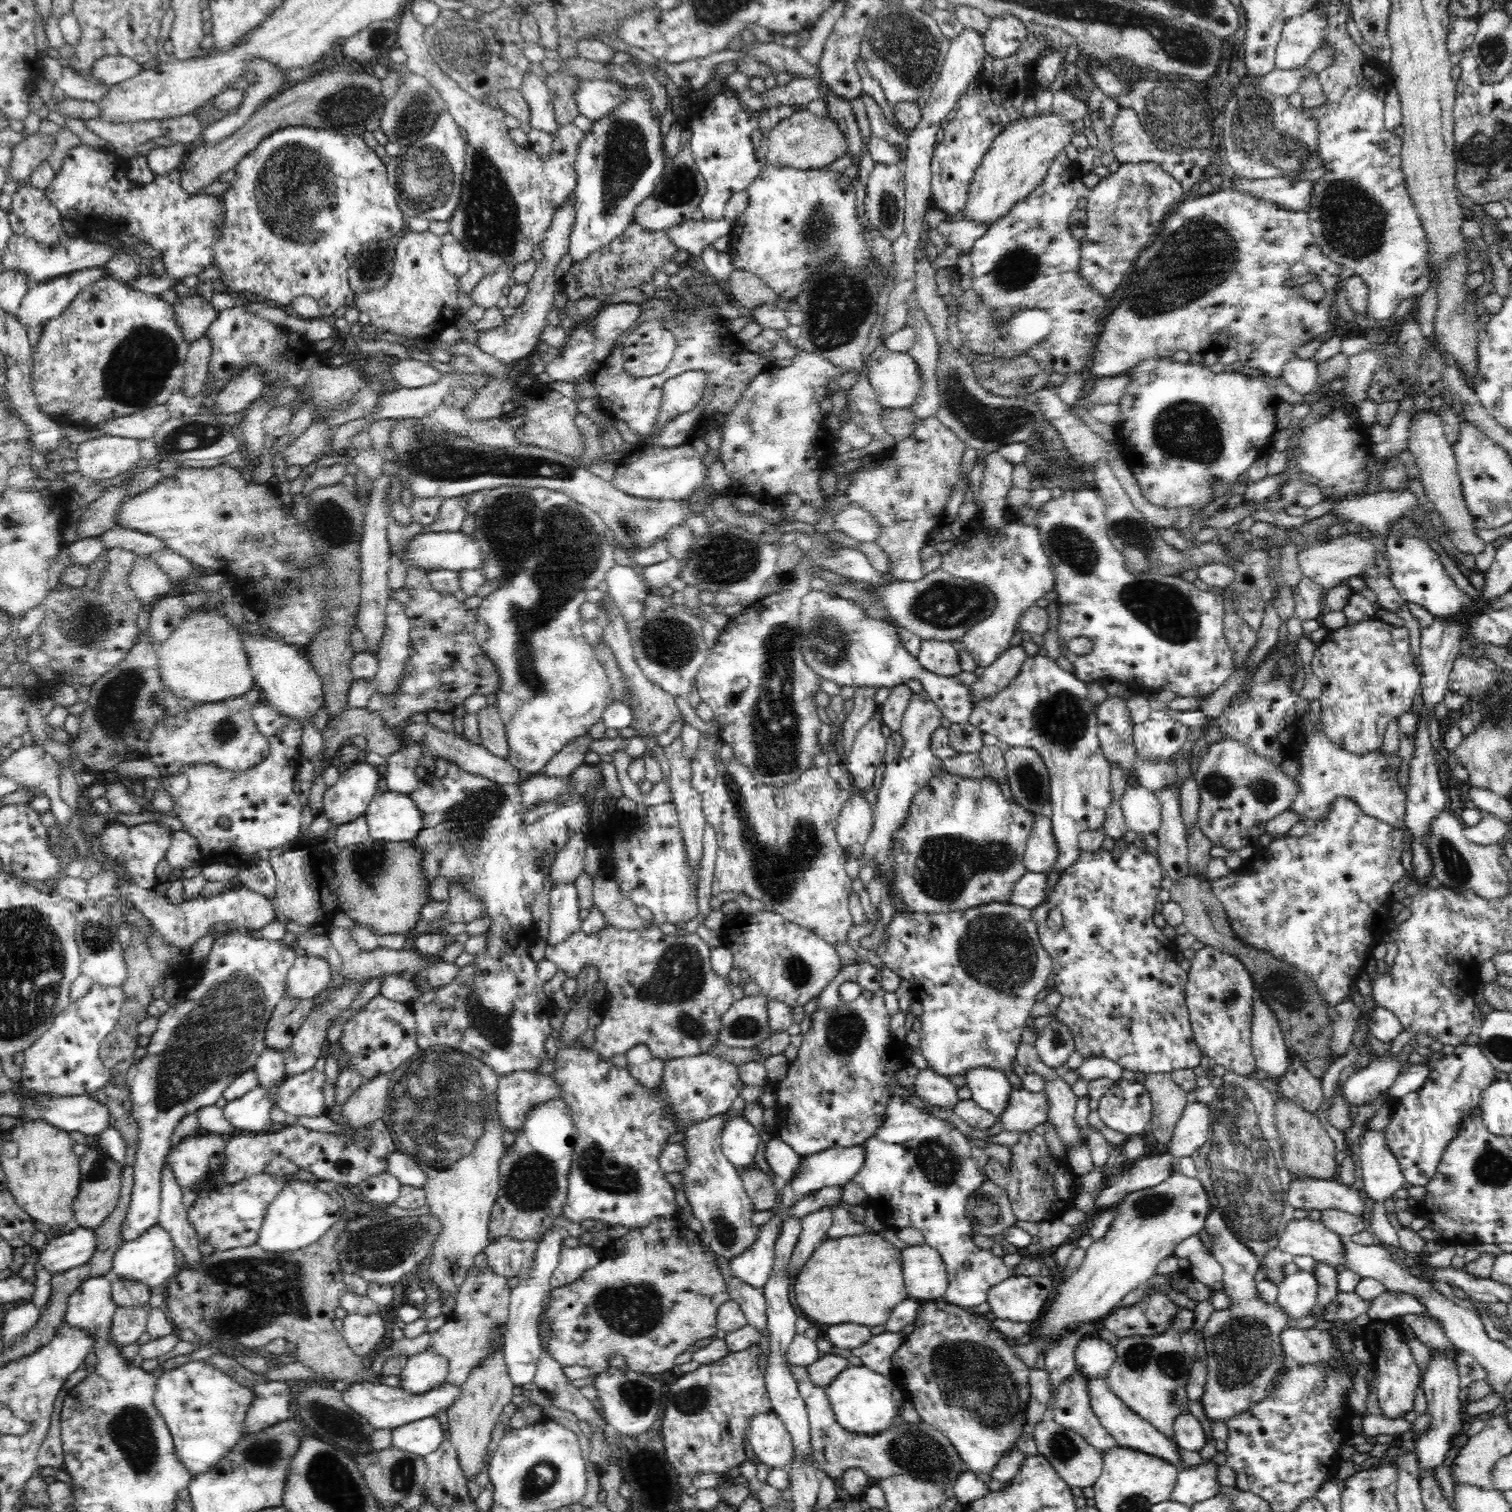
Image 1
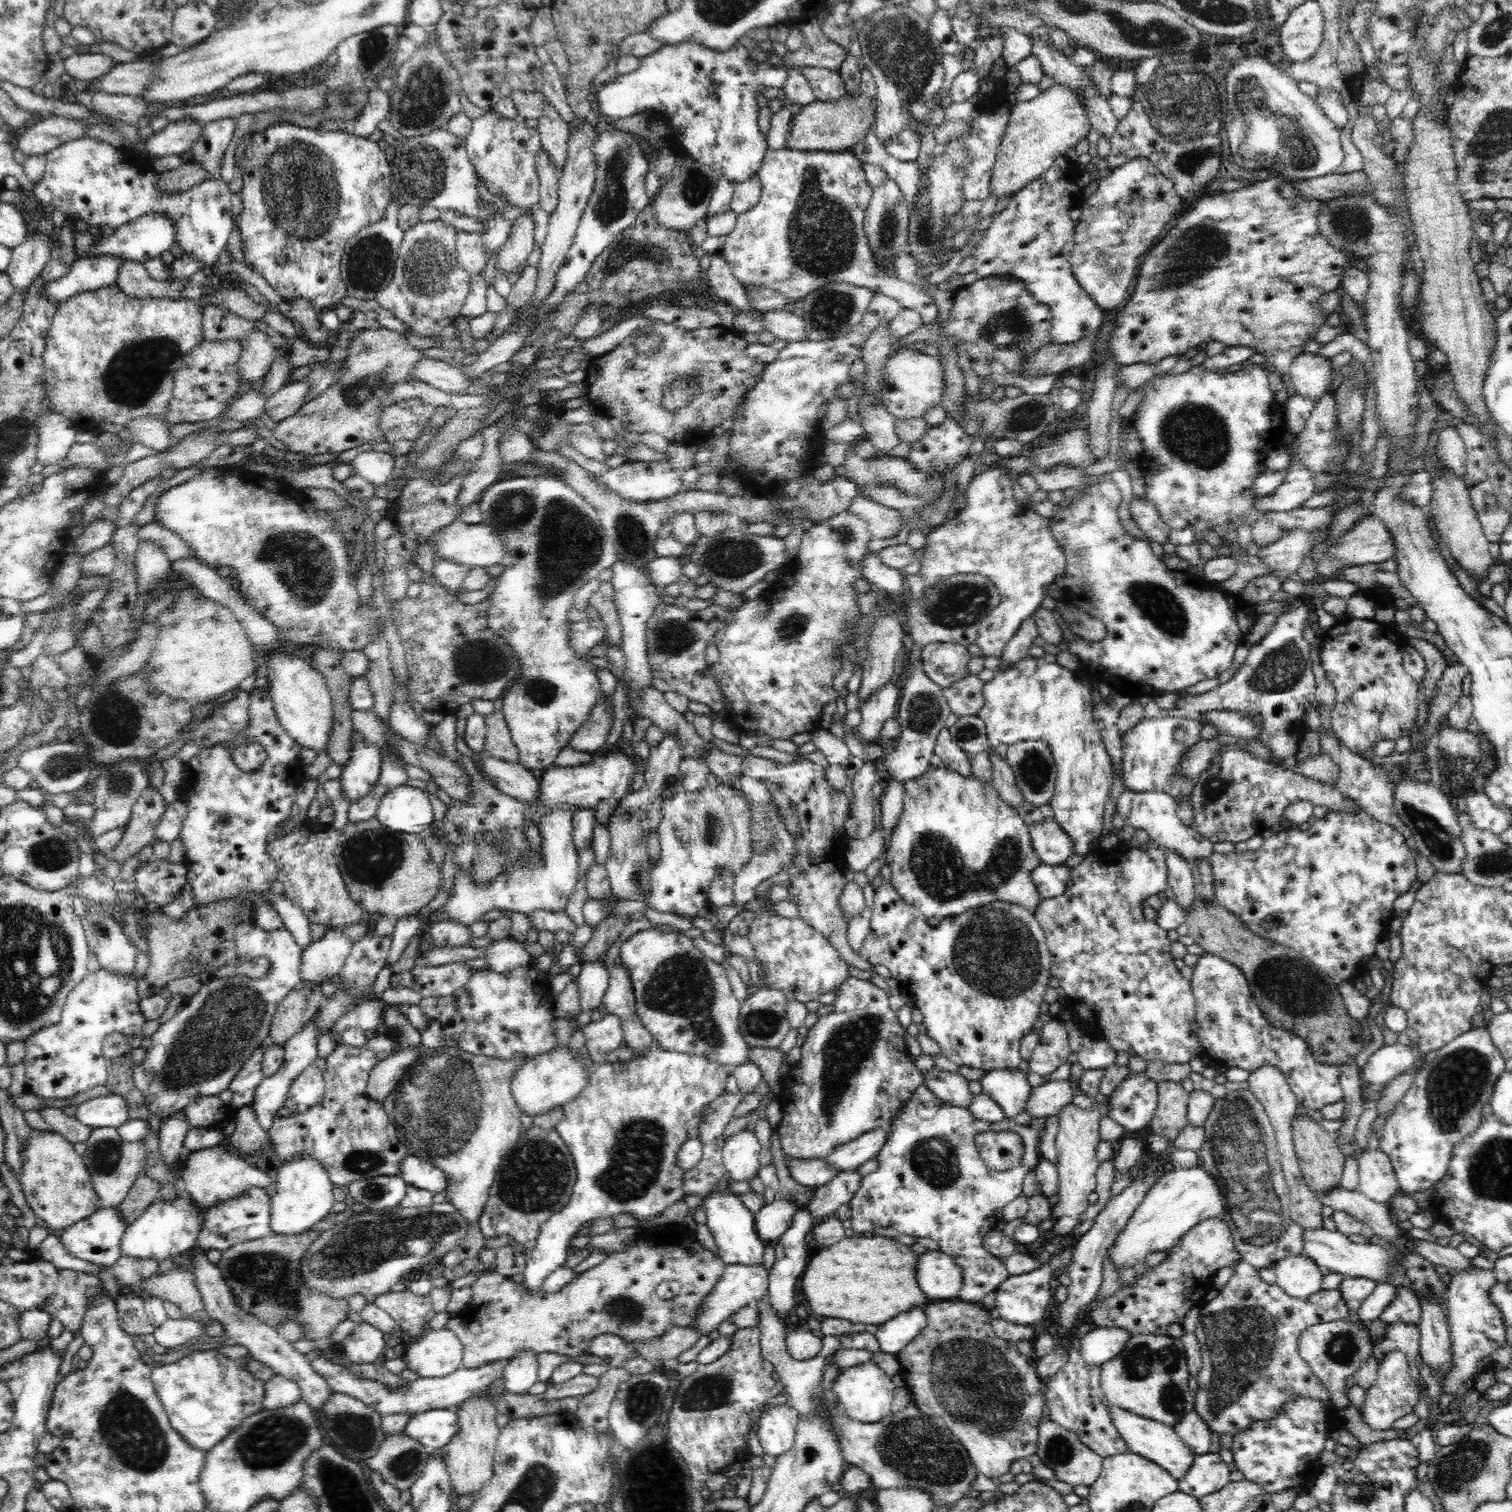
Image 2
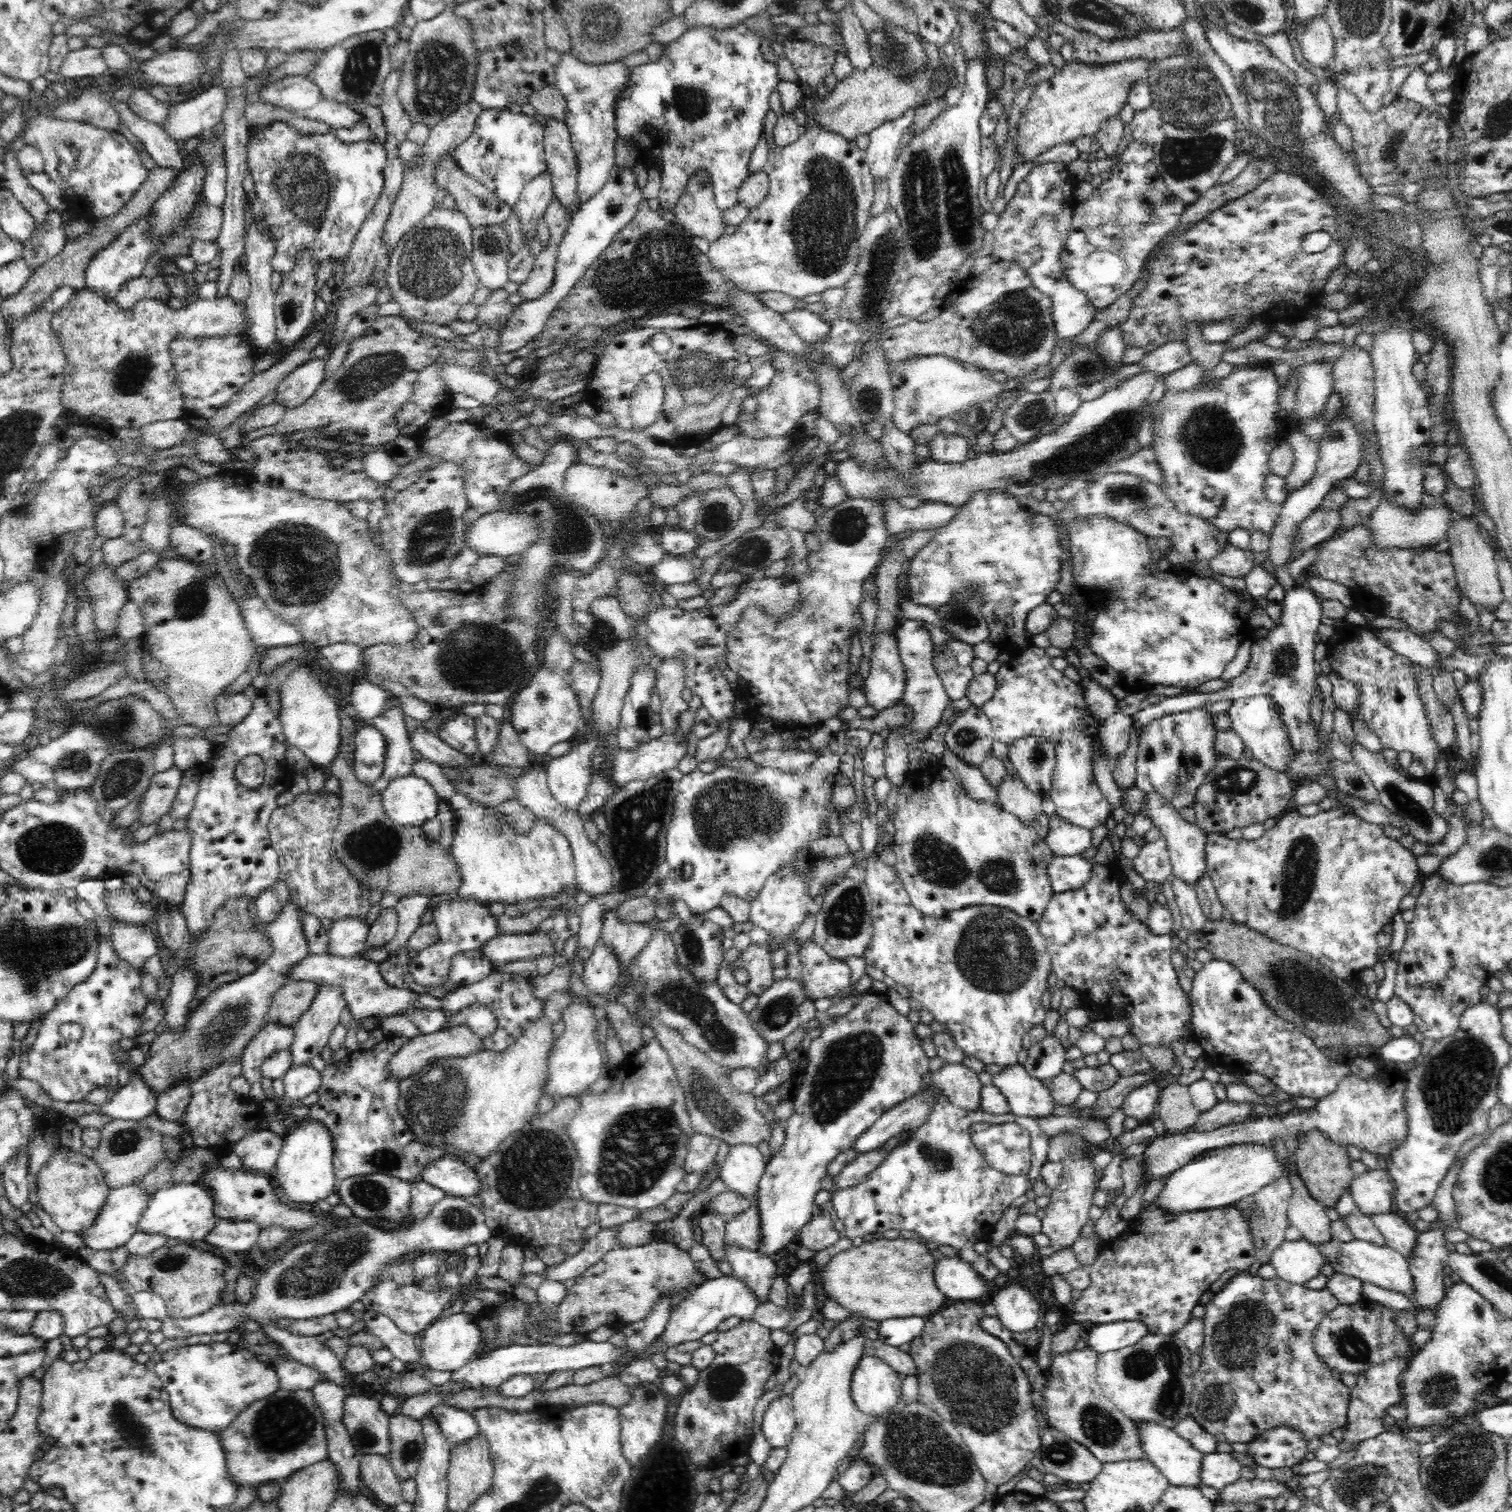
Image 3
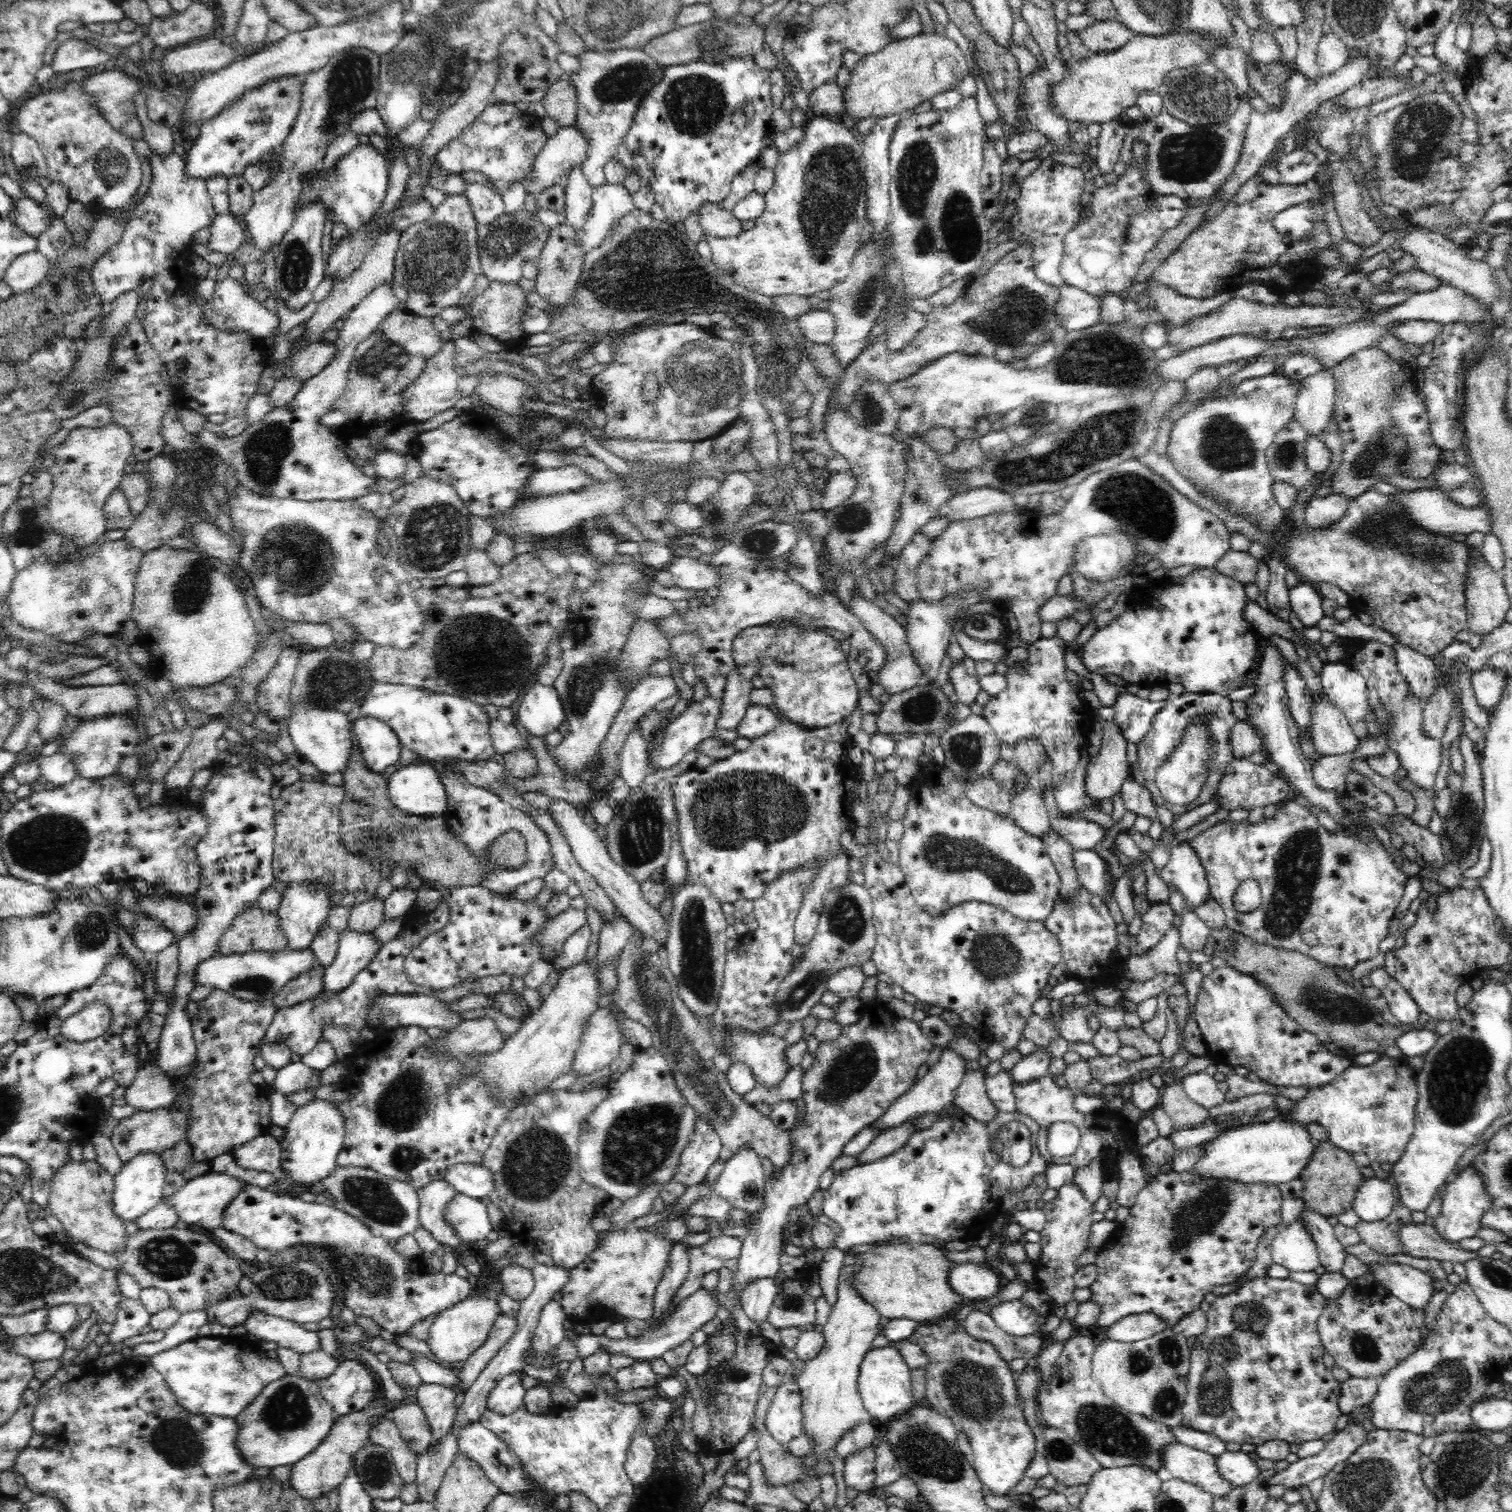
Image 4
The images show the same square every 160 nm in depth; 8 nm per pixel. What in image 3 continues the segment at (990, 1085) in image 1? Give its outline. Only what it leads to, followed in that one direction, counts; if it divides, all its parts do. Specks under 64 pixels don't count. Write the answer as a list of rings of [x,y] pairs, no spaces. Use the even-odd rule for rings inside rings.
[[[1020,1064],[1006,1067],[1000,1074],[993,1076],[993,1084],[1004,1094],[1008,1101],[1009,1112],[1021,1119],[1046,1118],[1058,1108],[1050,1087],[1026,1073]]]

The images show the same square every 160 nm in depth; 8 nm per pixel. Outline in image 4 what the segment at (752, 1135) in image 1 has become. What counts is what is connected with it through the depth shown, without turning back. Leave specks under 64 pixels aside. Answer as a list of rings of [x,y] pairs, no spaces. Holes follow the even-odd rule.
[[[752,1148],[738,1150],[725,1161],[721,1174],[712,1185],[713,1192],[751,1217],[764,1207],[766,1180],[762,1157]]]

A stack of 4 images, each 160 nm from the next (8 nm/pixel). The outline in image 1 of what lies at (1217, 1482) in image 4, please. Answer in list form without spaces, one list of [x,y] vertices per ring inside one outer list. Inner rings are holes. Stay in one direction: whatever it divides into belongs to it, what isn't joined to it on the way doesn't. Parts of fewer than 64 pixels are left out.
[[[1089,1379],[1088,1395],[1090,1395],[1090,1403],[1097,1419],[1100,1420],[1105,1431],[1116,1440],[1118,1447],[1148,1453],[1162,1460],[1166,1460],[1176,1467],[1179,1466],[1181,1458],[1179,1458],[1179,1446],[1175,1444],[1175,1440],[1167,1438],[1162,1432],[1159,1432],[1156,1427],[1150,1424],[1150,1422],[1143,1420],[1140,1416],[1137,1416],[1132,1409],[1124,1405],[1122,1400],[1108,1388],[1105,1379]]]

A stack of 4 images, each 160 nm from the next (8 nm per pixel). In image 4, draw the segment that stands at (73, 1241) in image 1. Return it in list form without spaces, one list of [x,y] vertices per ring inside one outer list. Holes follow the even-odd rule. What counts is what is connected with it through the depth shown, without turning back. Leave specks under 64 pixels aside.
[[[146,1153],[134,1156],[127,1163],[123,1163],[121,1171],[113,1178],[114,1189],[112,1192],[113,1212],[124,1222],[137,1221],[140,1216],[158,1204],[163,1197],[164,1178],[170,1171],[164,1167],[162,1157],[156,1153]]]

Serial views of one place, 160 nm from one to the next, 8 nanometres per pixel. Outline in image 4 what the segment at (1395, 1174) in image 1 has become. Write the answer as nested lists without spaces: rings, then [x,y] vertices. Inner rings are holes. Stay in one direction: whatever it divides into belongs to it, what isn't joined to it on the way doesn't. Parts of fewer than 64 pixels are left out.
[[[1365,1178],[1353,1200],[1359,1220],[1376,1222],[1386,1219],[1394,1210],[1394,1183],[1391,1179]]]

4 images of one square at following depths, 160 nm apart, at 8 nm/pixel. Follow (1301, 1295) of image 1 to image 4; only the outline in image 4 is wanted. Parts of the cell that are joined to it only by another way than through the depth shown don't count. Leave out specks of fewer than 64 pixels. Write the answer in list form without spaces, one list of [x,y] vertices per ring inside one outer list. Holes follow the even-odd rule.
[[[1300,1219],[1293,1220],[1288,1226],[1281,1227],[1271,1242],[1271,1255],[1276,1264],[1282,1265],[1289,1272],[1310,1272],[1319,1265],[1316,1241]]]

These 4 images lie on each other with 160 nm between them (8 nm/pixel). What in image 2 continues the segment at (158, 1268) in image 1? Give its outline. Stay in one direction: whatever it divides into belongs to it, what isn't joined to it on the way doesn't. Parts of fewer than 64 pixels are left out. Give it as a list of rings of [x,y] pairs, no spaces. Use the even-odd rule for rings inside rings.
[[[176,1197],[173,1201],[156,1199],[150,1204],[138,1220],[126,1227],[126,1232],[120,1240],[120,1254],[138,1257],[140,1259],[154,1259],[160,1264],[164,1258],[178,1256],[197,1244],[198,1234],[202,1228],[202,1206],[195,1201]]]

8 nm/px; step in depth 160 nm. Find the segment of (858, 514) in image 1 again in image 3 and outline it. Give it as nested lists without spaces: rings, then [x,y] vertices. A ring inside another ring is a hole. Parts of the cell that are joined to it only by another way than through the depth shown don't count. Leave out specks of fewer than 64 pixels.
[[[888,499],[883,512],[885,512],[885,526],[888,533],[898,535],[907,530],[935,530],[945,526],[960,510],[960,507],[942,502],[924,503],[910,510],[904,508],[895,499]]]

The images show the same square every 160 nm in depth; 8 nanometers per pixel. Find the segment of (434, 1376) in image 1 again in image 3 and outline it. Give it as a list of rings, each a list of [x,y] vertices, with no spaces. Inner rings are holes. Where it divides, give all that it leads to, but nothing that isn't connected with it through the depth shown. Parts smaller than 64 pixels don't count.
[[[463,1311],[447,1314],[423,1330],[417,1342],[422,1359],[426,1361],[428,1367],[440,1372],[446,1372],[446,1370],[452,1372],[476,1358],[475,1353],[482,1340],[482,1330],[474,1317]]]

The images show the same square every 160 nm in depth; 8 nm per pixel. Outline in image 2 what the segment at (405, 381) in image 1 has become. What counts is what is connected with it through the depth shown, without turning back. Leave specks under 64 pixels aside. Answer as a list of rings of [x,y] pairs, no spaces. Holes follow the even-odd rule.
[[[428,357],[420,358],[420,362],[412,368],[412,380],[426,382],[438,390],[458,393],[468,390],[472,381],[464,375],[464,371],[456,363],[445,363]]]

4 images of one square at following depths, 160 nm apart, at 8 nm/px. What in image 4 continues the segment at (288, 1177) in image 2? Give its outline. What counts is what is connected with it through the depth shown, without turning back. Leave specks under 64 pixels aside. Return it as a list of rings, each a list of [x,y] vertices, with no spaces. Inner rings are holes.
[[[312,1099],[308,1104],[296,1107],[285,1128],[285,1139],[281,1143],[280,1158],[283,1173],[288,1173],[294,1183],[310,1188],[319,1187],[318,1182],[326,1178],[337,1165],[337,1156],[344,1144],[346,1123],[344,1115],[332,1101]]]

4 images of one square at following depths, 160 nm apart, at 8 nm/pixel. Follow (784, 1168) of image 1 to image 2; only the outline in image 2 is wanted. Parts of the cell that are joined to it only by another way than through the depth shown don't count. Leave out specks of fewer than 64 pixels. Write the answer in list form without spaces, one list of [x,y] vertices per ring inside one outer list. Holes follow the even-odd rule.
[[[787,1158],[786,1167],[796,1182],[810,1187],[819,1187],[830,1182],[837,1174],[826,1161],[812,1158]]]

